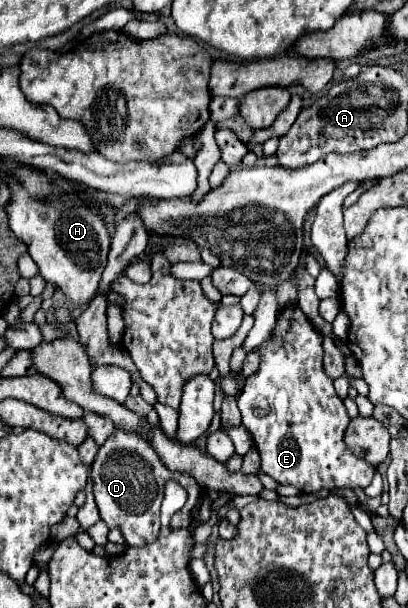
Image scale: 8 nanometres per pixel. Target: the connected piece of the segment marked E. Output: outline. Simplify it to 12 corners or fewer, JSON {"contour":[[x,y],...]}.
{"contour":[[297,304],[237,398],[261,470],[311,494],[365,488],[351,422]]}

